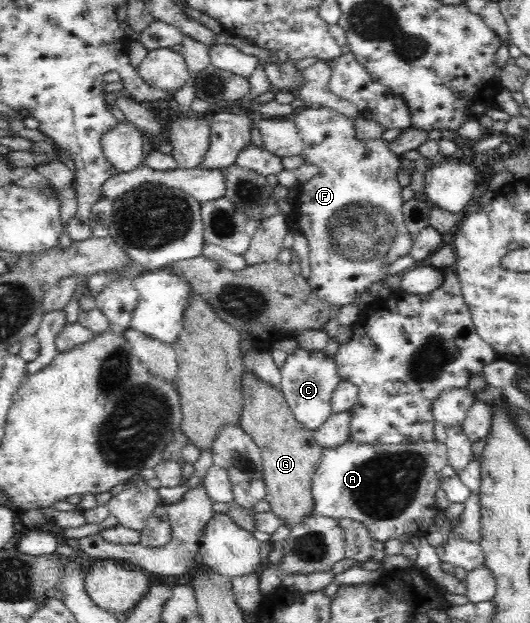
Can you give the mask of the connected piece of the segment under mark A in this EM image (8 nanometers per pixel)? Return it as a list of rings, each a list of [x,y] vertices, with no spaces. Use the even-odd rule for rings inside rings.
[[[349,439],[336,448],[322,451],[320,465],[312,480],[313,514],[360,522],[372,538],[380,541],[400,539],[402,535],[426,535],[426,531],[440,521],[446,512],[436,505],[436,489],[441,485],[441,470],[448,465],[447,446],[437,439],[432,442],[404,442],[397,445],[360,444]]]

